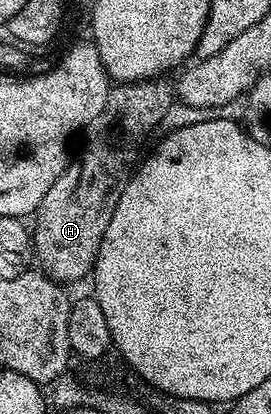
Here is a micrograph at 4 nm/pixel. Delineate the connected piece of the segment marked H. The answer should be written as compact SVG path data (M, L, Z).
M167 78L156 80L139 80L136 84L116 83L107 95L105 106L97 118L87 125L87 145L79 157L72 159L67 168L49 186L49 194L41 198L39 209L33 214L33 243L35 245L35 260L38 267L52 280L70 286L74 280L83 280L92 275L95 259L101 246L101 238L105 238L105 230L109 226L109 218L113 218L113 210L117 210L117 202L131 180L131 173L140 163L139 147L143 139L151 131L158 129L169 106L177 100L172 81Z

